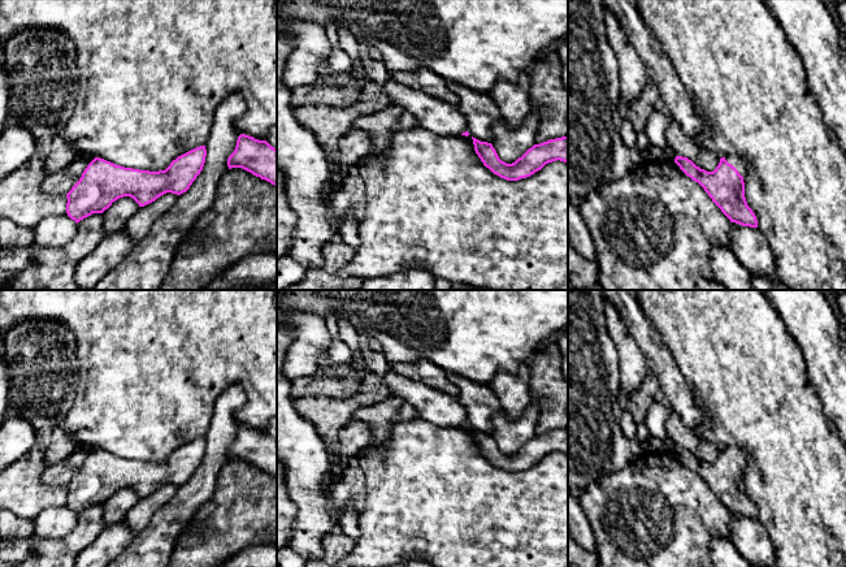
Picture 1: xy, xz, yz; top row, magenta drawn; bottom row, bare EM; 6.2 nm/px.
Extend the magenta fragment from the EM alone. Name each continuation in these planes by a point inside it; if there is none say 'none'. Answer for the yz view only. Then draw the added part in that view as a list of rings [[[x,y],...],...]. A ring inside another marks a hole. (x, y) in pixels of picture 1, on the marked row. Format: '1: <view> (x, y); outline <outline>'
1: yz (737, 163); outline [[[730,155],[726,156],[725,160],[732,164],[742,177],[746,174],[746,164],[739,157]]]

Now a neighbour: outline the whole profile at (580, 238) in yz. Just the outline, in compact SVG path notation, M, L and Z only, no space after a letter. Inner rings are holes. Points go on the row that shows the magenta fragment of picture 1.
M568 202L568 244L583 257L596 264L596 250L591 233L574 202Z

